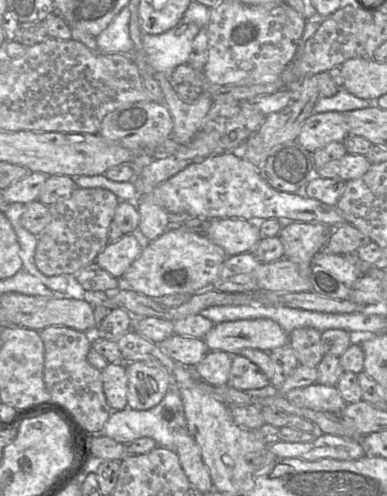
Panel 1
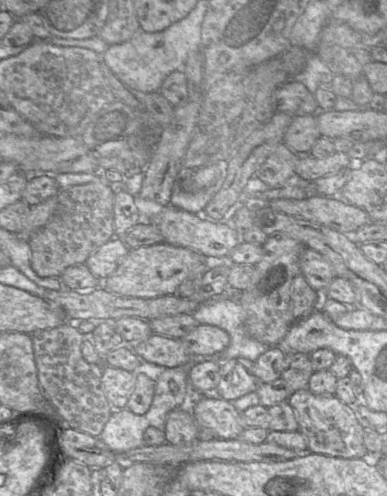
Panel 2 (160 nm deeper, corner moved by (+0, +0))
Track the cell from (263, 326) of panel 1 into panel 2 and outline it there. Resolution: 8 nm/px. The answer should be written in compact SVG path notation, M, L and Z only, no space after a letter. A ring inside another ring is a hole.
M199 324L181 340L192 356L218 354L230 344L230 336L225 330L203 324Z

